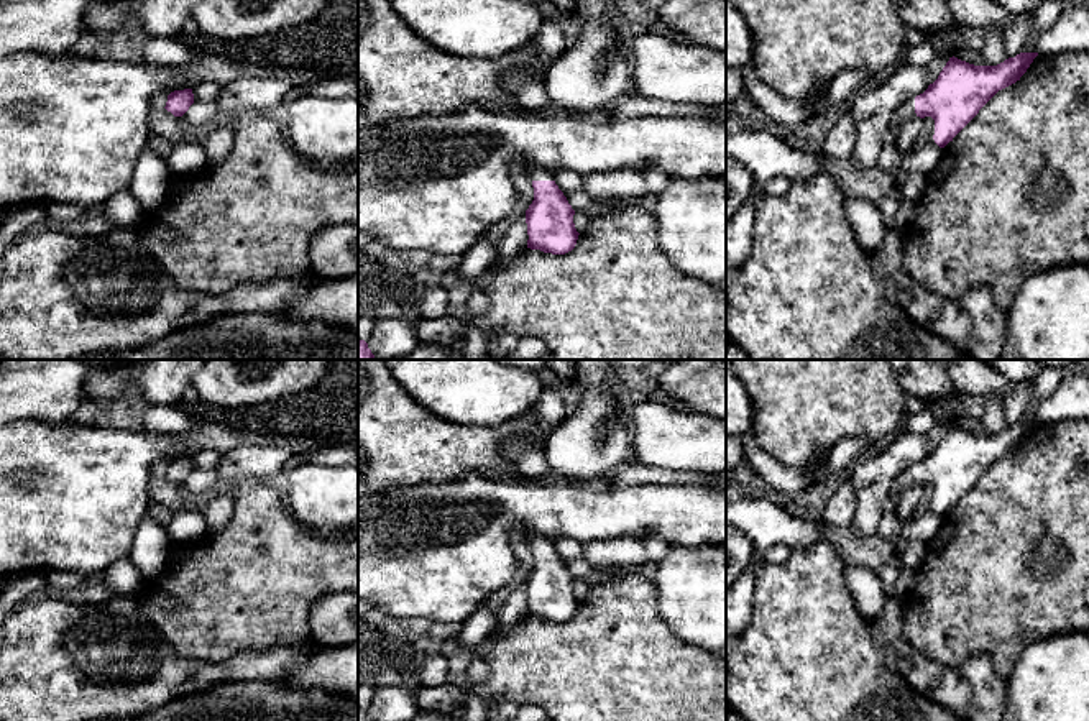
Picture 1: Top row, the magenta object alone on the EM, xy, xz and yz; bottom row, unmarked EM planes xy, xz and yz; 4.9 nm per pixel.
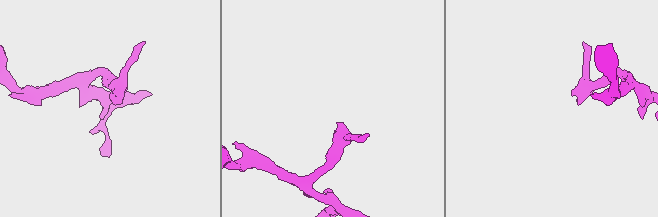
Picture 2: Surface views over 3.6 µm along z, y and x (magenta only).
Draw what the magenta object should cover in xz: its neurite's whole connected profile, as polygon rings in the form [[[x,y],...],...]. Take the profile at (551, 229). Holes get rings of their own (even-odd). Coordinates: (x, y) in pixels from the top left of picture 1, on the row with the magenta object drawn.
[[[532,168],[527,176],[534,187],[534,200],[526,210],[527,248],[552,255],[572,251],[580,235],[573,223],[575,210],[550,172]]]

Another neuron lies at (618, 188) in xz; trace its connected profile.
[[[634,169],[588,174],[583,179],[583,191],[598,207],[632,205],[650,194],[642,172]]]

